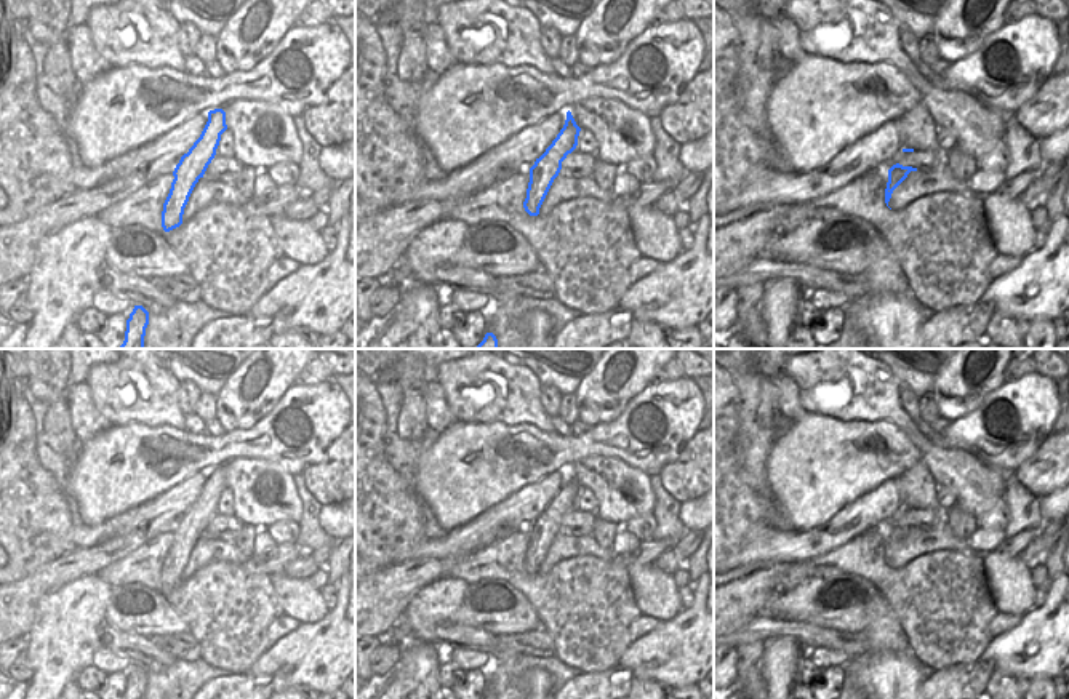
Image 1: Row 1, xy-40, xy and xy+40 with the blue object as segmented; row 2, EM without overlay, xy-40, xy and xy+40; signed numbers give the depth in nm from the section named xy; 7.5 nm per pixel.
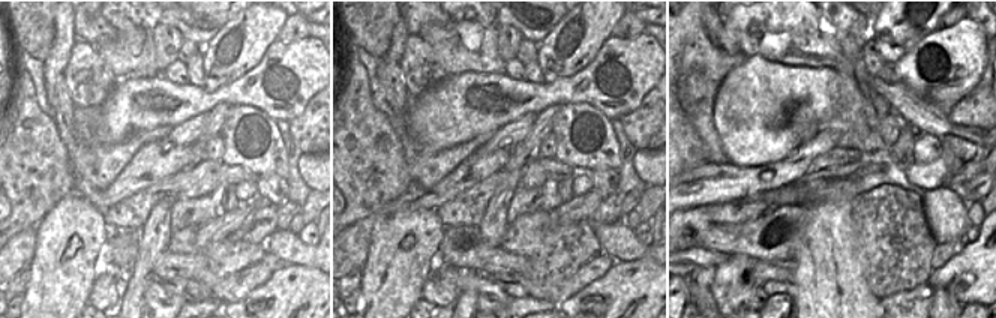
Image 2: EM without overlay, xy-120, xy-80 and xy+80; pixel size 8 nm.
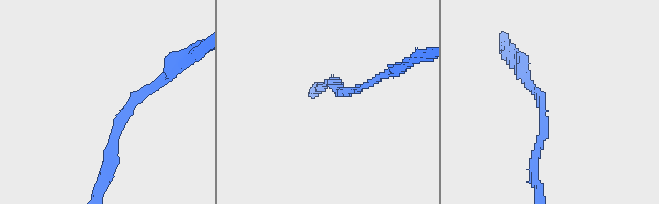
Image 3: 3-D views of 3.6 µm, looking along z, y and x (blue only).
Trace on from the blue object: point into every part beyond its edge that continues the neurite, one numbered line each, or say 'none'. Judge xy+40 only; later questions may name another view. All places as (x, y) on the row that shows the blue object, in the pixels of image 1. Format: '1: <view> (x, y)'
none

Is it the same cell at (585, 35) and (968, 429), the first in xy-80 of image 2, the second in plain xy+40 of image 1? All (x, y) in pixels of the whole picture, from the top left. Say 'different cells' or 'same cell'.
different cells

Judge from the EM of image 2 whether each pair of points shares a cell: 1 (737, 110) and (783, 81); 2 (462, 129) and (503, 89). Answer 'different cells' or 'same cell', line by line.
1: same cell
2: same cell

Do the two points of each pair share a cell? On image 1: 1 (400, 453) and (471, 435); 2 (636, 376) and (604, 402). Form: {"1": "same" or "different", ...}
{"1": "different", "2": "same"}

